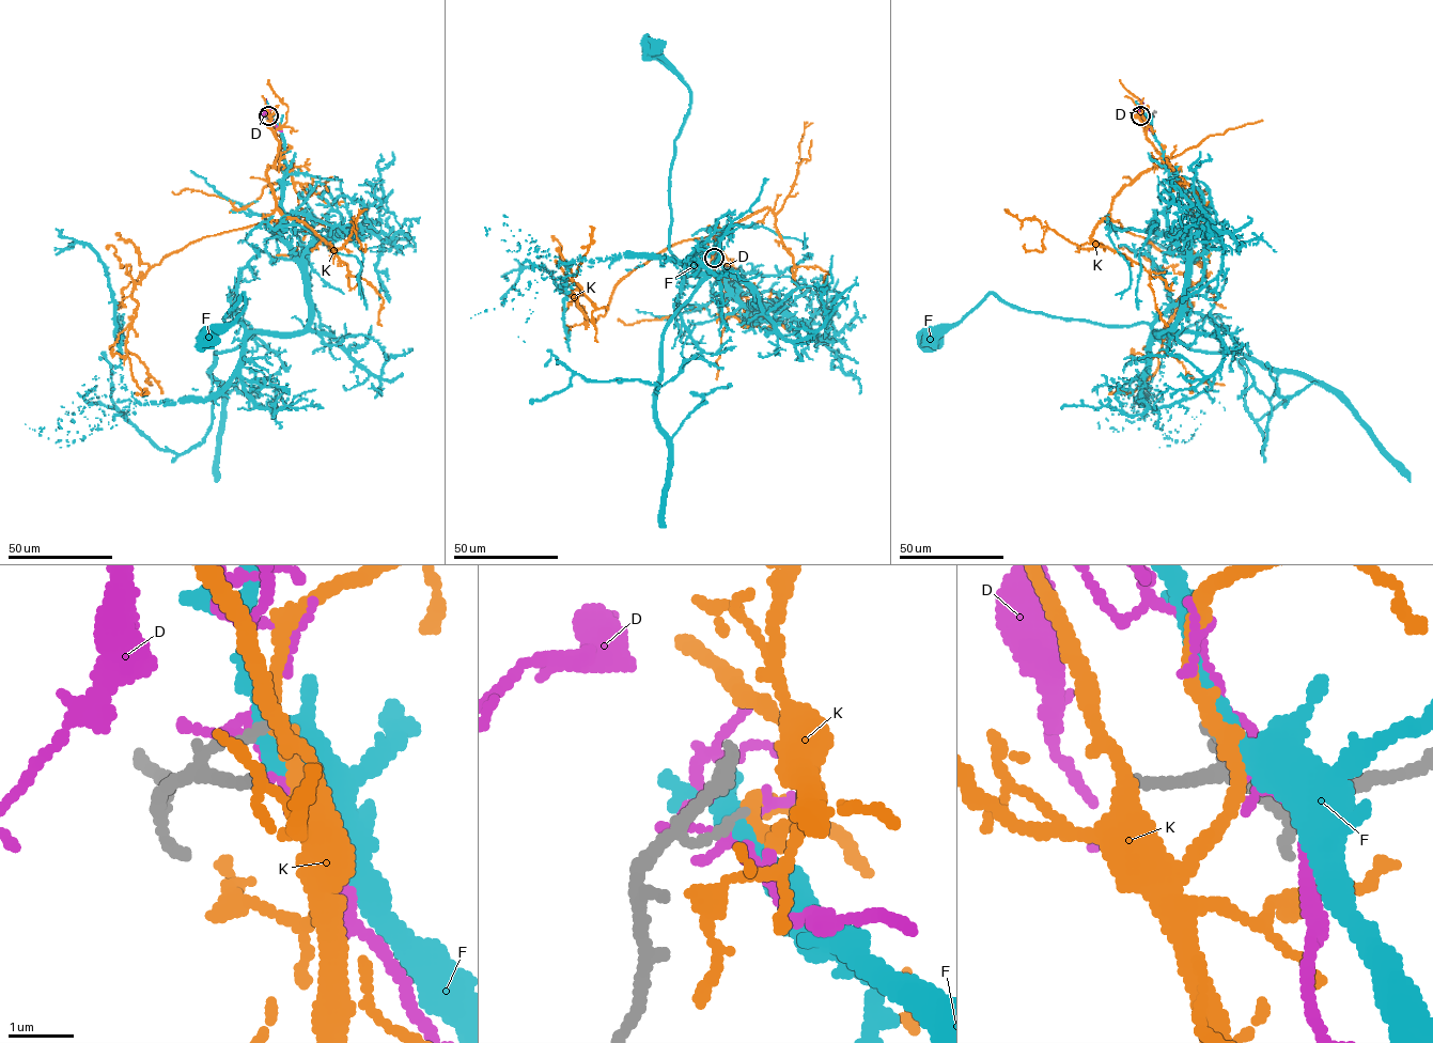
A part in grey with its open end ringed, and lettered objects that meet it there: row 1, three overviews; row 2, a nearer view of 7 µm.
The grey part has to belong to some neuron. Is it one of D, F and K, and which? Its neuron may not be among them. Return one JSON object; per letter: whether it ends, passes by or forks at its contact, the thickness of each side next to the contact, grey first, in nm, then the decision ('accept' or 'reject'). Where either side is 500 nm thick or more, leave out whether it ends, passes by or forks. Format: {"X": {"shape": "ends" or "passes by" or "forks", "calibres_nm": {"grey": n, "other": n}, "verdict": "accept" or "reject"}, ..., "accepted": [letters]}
{"D": {"shape": "passes by", "calibres_nm": {"grey": 150, "other": 150}, "verdict": "reject"}, "F": {"shape": "passes by", "calibres_nm": {"grey": 130, "other": 300}, "verdict": "reject"}, "K": {"shape": "passes by", "calibres_nm": {"grey": 110, "other": 240}, "verdict": "reject"}, "accepted": []}

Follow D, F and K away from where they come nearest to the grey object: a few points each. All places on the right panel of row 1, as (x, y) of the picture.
D: (1142, 114), (1152, 131)
F: (1142, 114), (1186, 261), (1178, 322), (1155, 332), (1064, 320), (990, 293), (928, 338)
K: (1142, 113), (1162, 165), (1124, 186), (1110, 216), (1205, 273), (1177, 302), (1157, 370), (1131, 393), (1108, 394)

